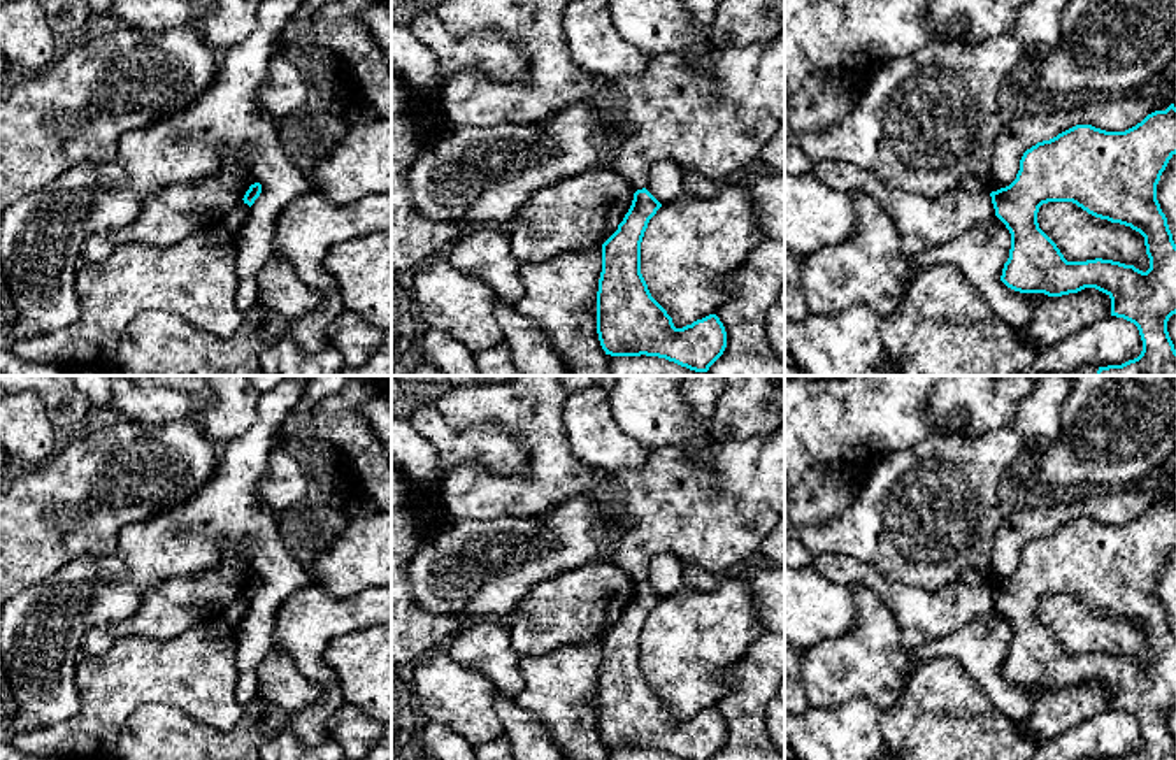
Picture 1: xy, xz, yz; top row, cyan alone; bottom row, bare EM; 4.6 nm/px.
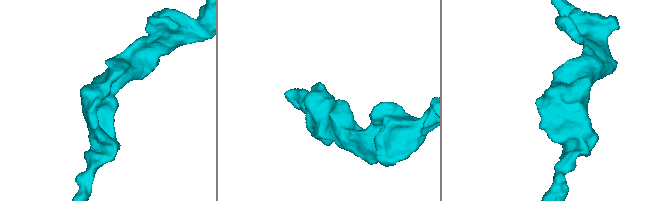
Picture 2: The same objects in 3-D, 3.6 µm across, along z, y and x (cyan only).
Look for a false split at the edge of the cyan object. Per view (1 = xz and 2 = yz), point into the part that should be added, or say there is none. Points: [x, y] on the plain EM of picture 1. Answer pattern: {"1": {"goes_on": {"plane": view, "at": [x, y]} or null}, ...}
{"1": {"goes_on": null}, "2": {"goes_on": null}}

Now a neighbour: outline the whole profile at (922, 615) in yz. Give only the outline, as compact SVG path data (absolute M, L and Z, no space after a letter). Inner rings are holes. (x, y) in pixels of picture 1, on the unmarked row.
M835 553L814 556L813 567L834 583L872 590L893 613L907 651L944 639L995 611L990 584L971 586L957 581L927 590L892 581L872 563Z

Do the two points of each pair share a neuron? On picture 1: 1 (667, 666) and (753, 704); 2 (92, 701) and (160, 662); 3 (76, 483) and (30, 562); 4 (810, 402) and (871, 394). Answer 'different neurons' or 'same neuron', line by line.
1: different neurons
2: same neuron
3: same neuron
4: same neuron

